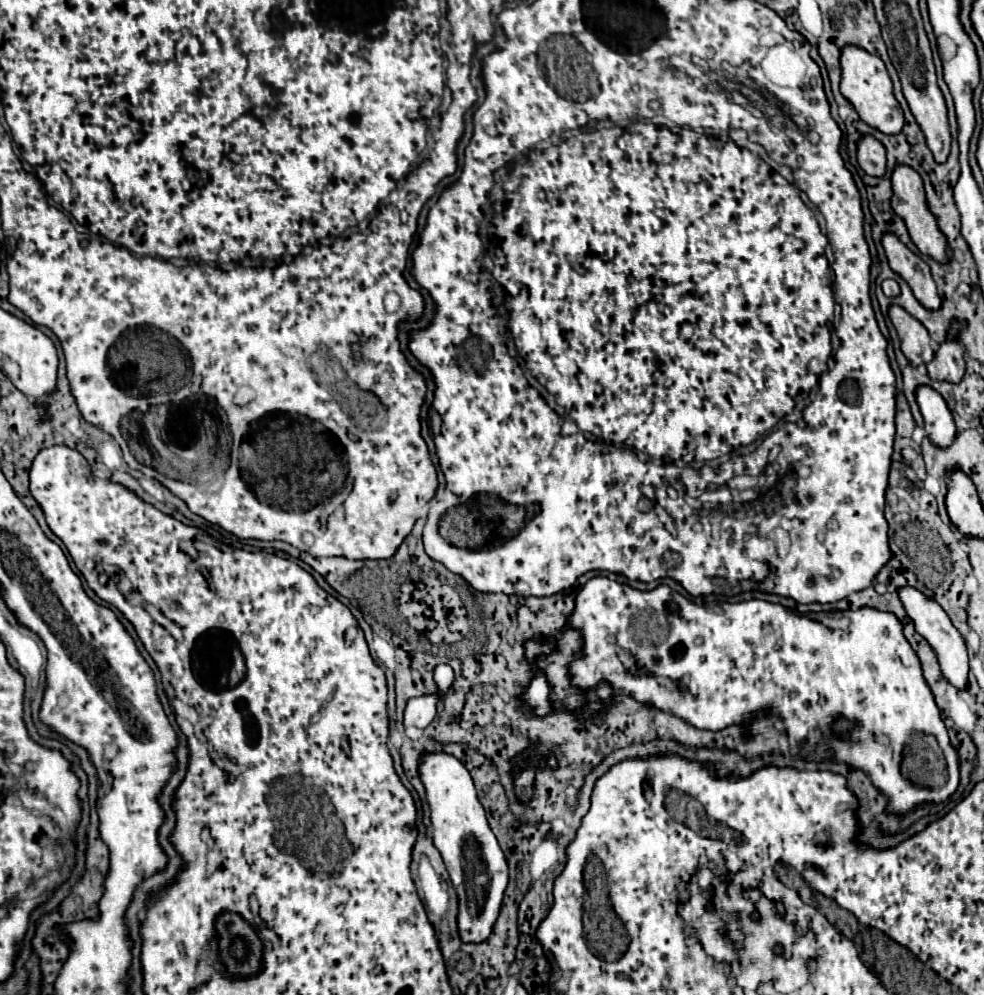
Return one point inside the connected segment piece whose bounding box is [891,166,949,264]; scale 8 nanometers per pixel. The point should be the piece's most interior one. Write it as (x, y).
(909, 202)

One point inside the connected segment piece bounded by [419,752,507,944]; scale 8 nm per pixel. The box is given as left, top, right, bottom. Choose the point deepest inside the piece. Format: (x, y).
(477, 868)

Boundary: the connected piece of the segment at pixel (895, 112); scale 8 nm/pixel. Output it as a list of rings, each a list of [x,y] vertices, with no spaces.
[[[845,46],[841,52],[841,70],[843,70],[841,94],[853,104],[853,108],[857,110],[861,120],[867,122],[869,126],[877,128],[883,134],[891,134],[891,136],[899,134],[905,126],[905,118],[903,118],[903,110],[899,106],[899,102],[893,96],[891,78],[887,74],[883,60],[875,54],[869,54],[863,48]]]

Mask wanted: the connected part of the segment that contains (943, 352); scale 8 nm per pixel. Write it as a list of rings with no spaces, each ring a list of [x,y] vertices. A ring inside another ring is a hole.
[[[953,322],[951,330],[949,330],[949,340],[937,348],[933,362],[927,364],[931,380],[945,380],[951,384],[961,382],[961,378],[965,374],[963,350],[961,350],[961,344],[957,340],[953,340],[959,330],[961,330],[961,324]]]

